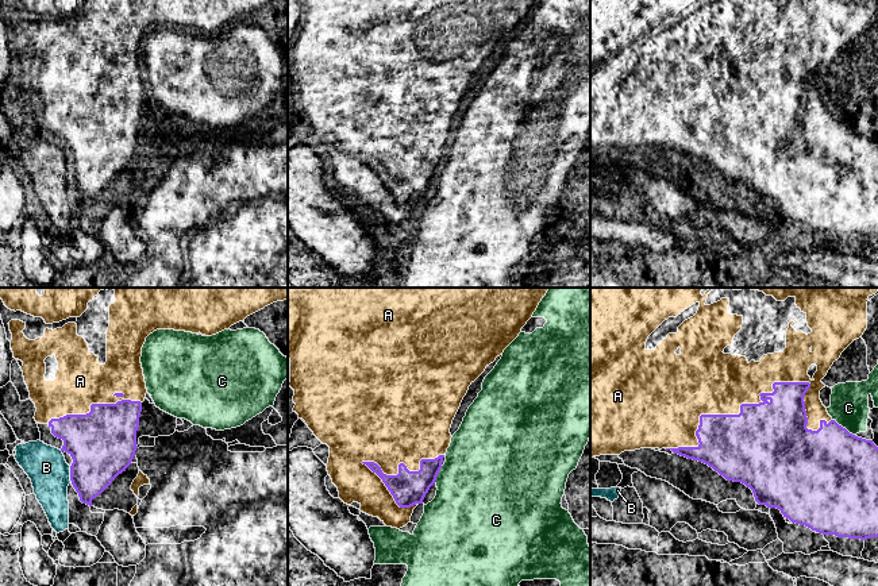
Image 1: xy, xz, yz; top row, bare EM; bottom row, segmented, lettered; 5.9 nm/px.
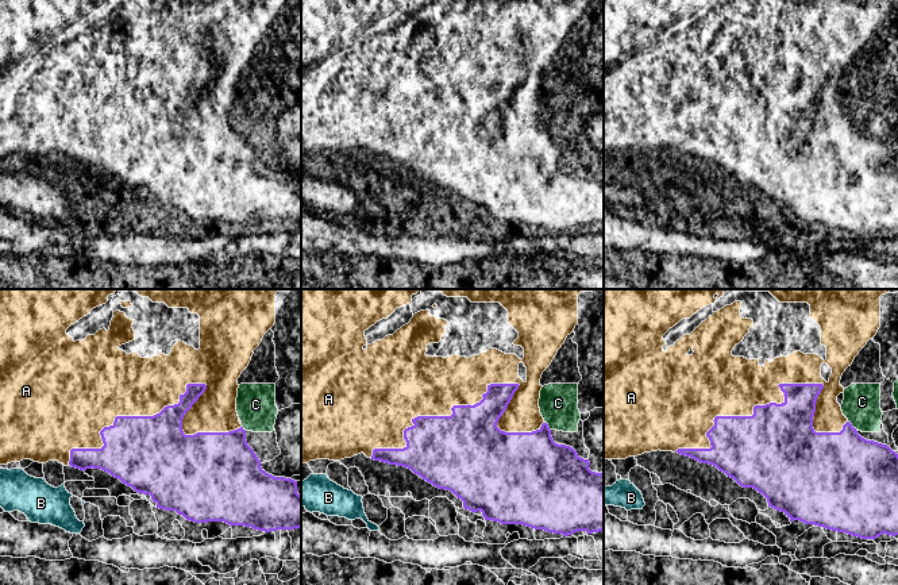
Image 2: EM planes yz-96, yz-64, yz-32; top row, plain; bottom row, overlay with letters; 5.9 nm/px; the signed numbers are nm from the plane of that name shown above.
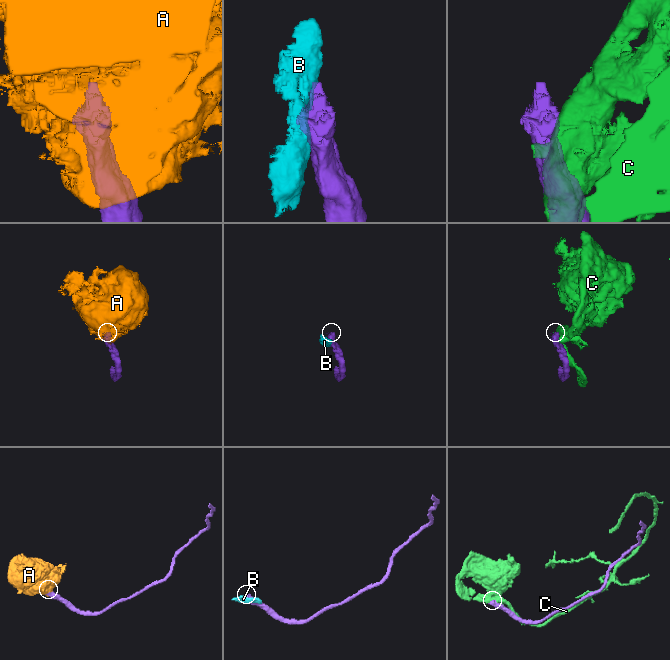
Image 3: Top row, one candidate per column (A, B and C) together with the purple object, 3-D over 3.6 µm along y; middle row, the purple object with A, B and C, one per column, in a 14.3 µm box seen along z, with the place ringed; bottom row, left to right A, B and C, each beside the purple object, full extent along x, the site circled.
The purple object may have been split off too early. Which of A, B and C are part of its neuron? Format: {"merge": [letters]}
{"merge": ["A"]}

